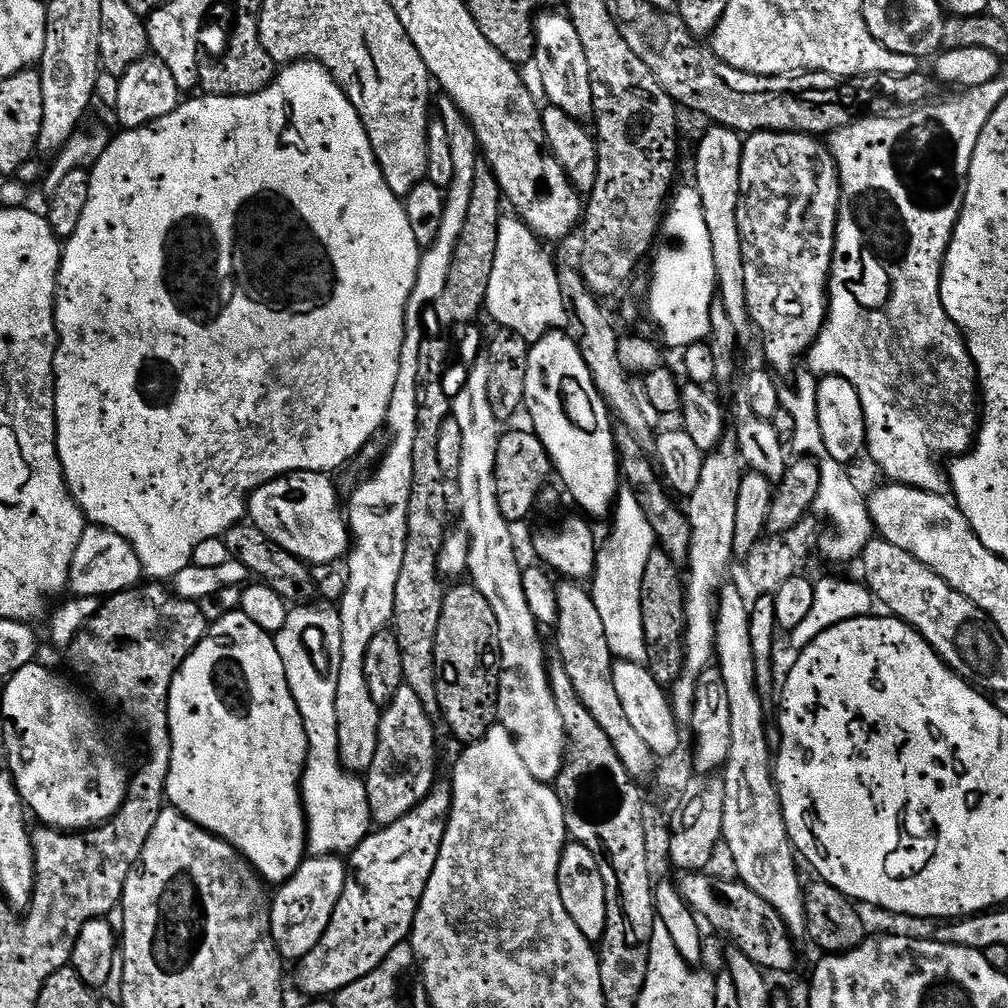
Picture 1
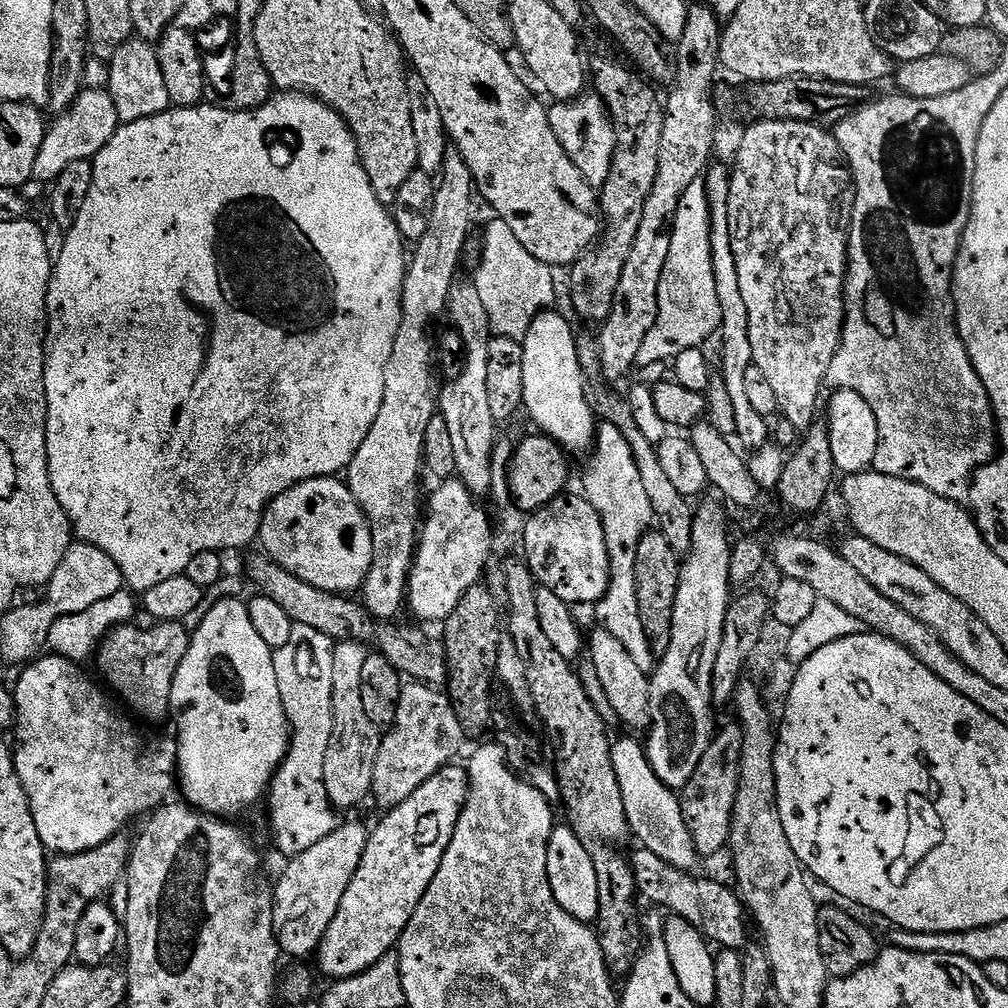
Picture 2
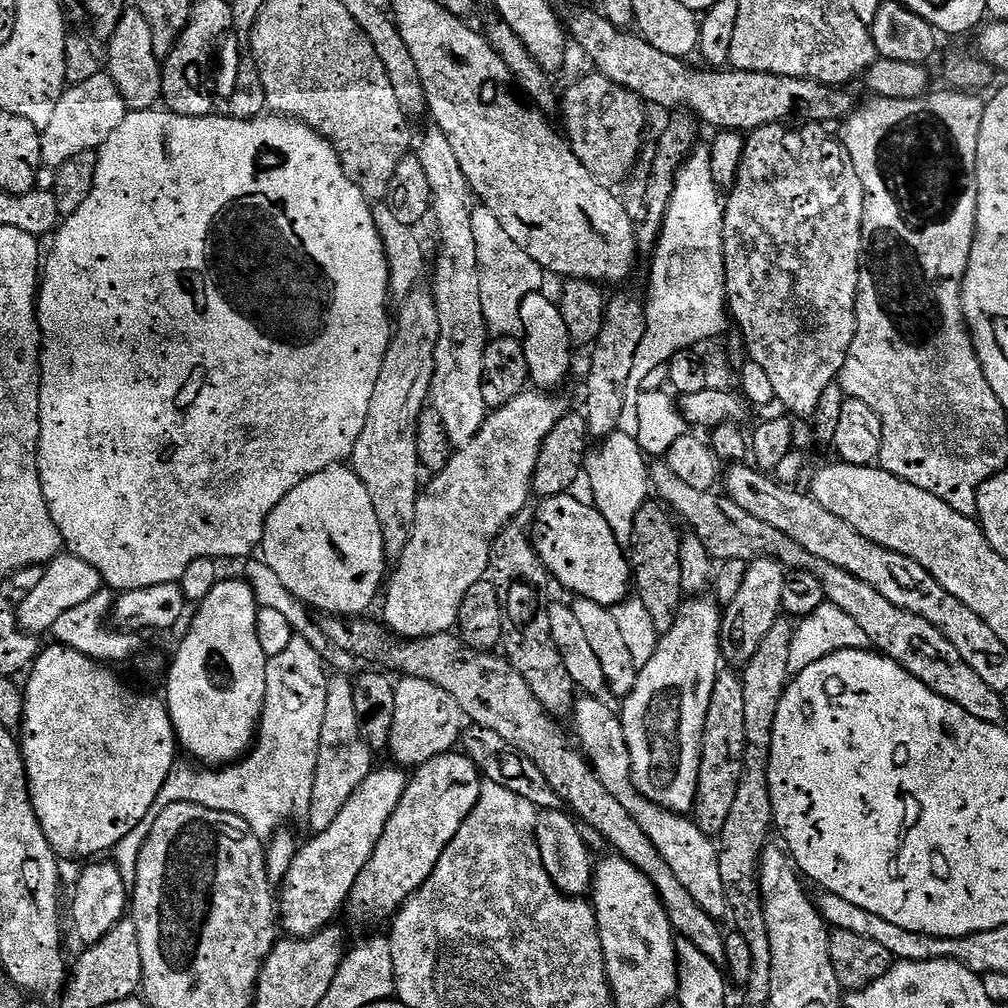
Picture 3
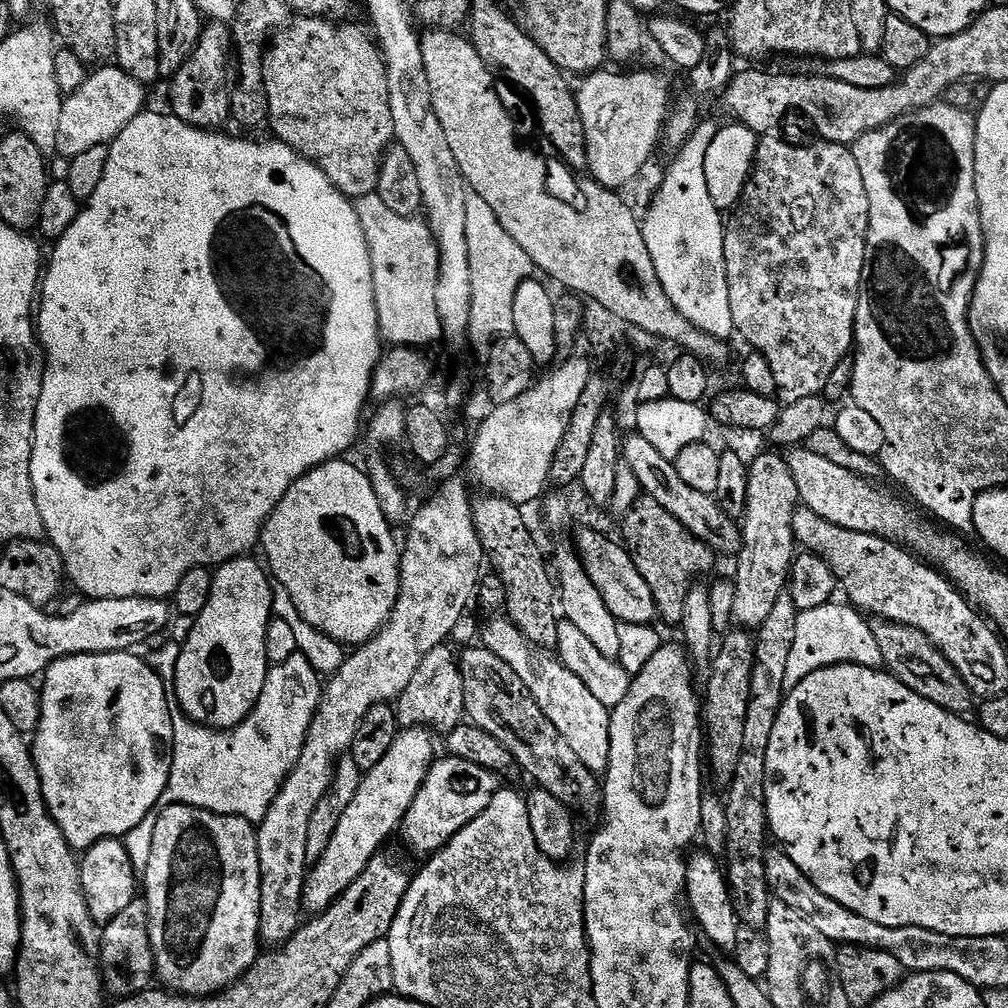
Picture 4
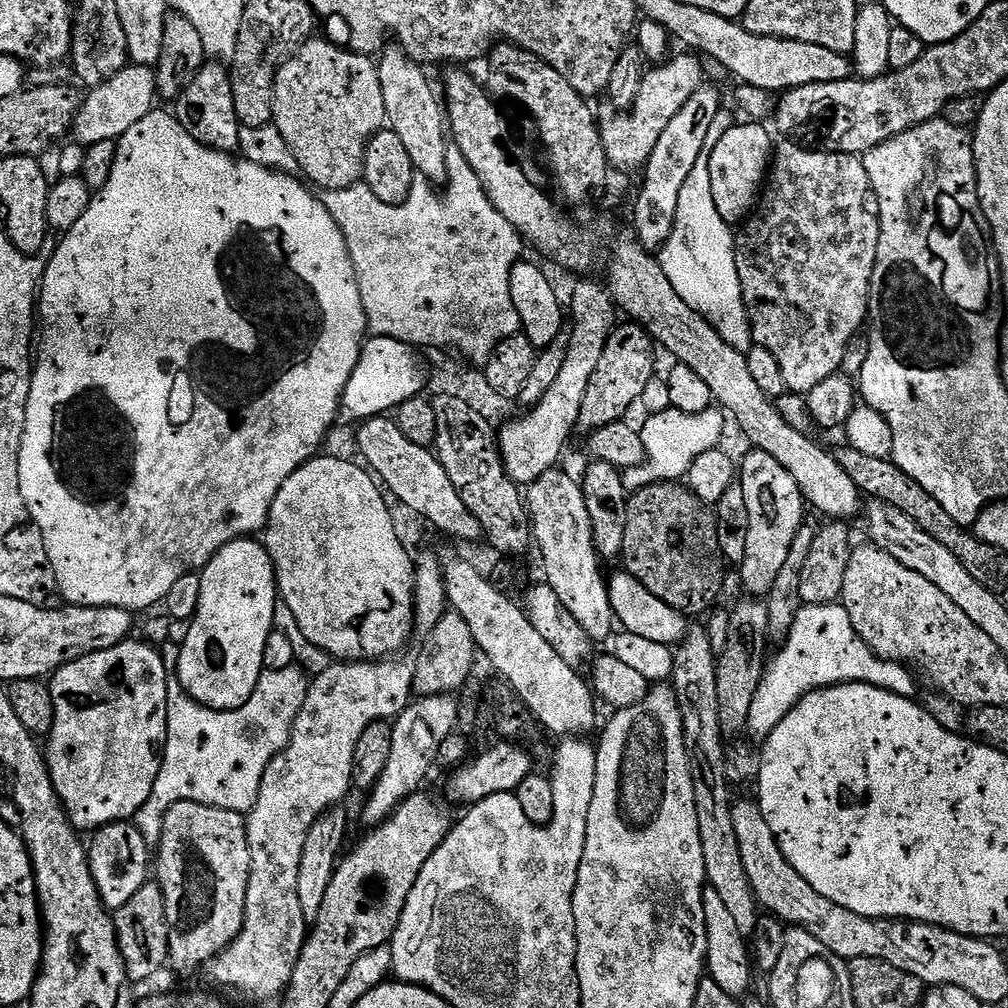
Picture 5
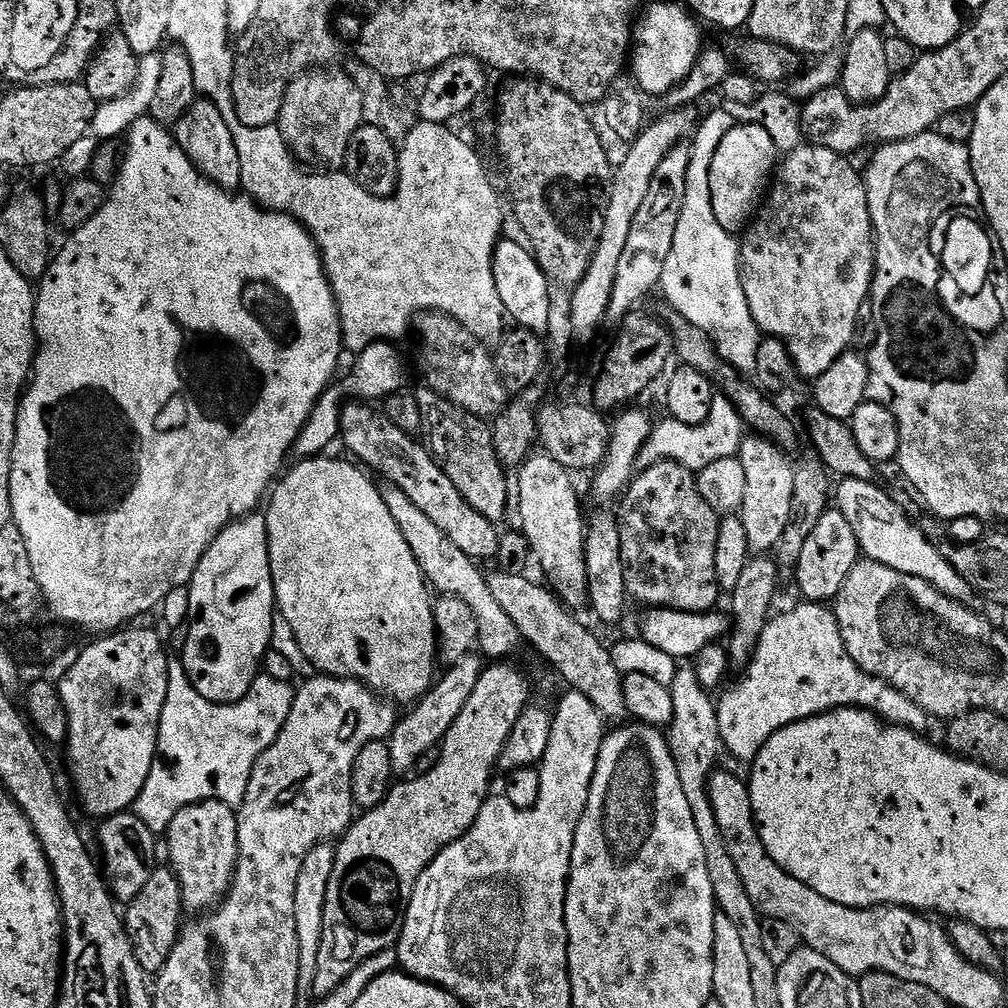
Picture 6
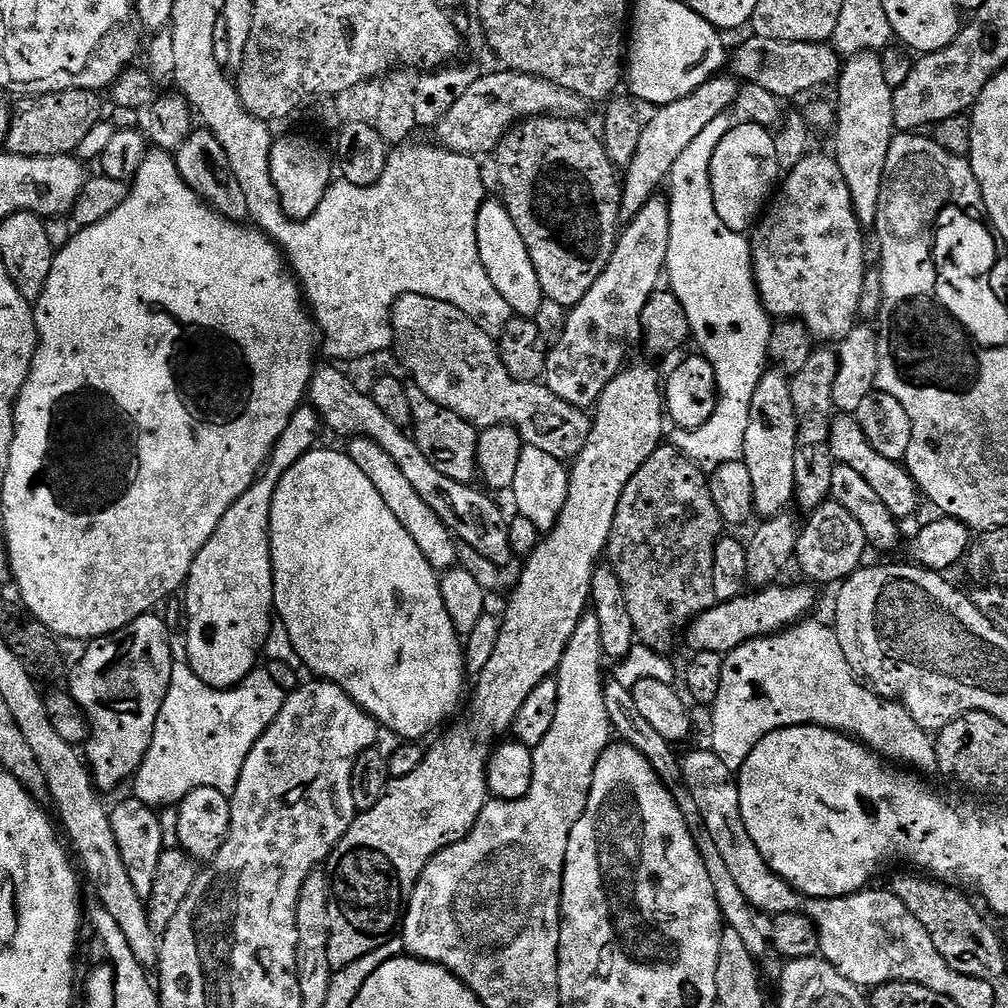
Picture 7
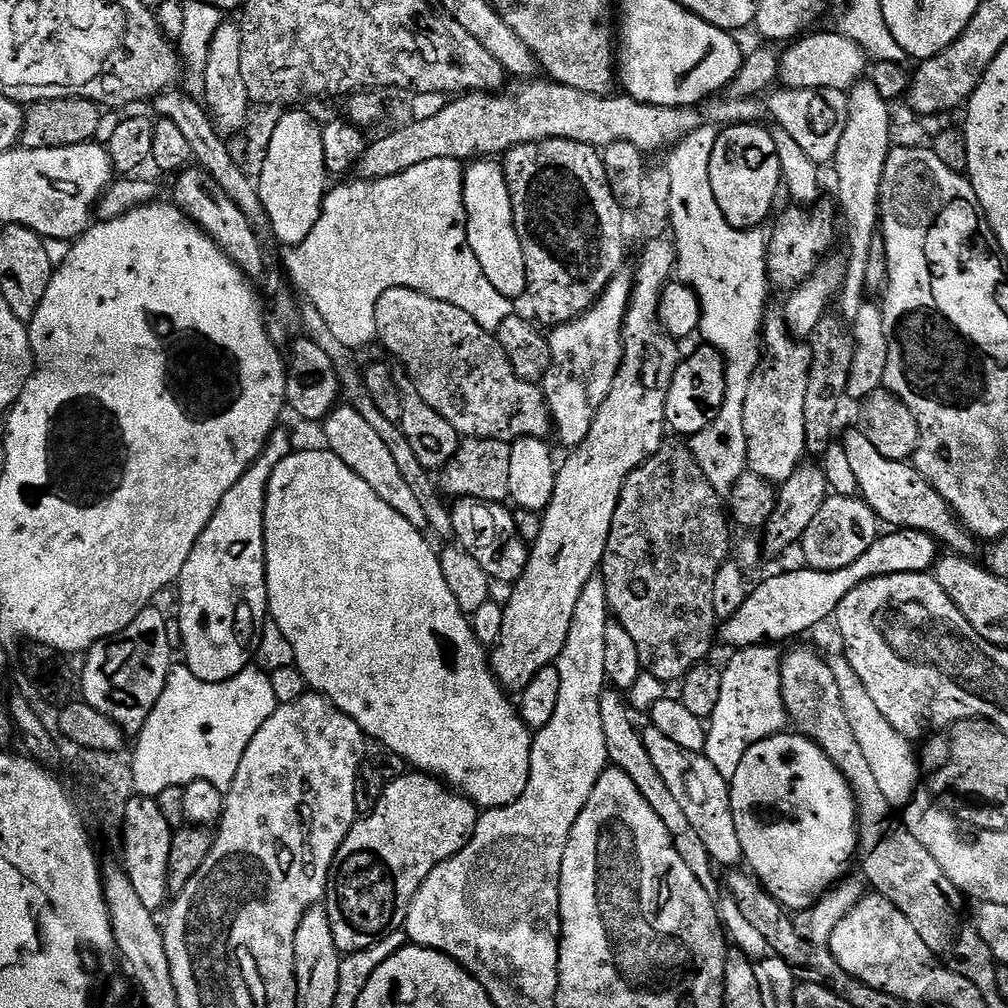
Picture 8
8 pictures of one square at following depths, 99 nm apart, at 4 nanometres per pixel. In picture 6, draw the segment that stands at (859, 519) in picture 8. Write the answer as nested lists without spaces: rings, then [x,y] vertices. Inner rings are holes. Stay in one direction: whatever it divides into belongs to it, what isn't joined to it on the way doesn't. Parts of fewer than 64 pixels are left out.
[[[829,510],[822,514],[818,526],[806,538],[806,547],[802,549],[802,558],[794,573],[794,581],[800,587],[800,592],[805,601],[814,604],[824,604],[835,601],[837,594],[842,590],[842,582],[850,578],[850,570],[861,559],[862,553],[858,546],[858,538],[846,522],[844,515],[839,510]]]

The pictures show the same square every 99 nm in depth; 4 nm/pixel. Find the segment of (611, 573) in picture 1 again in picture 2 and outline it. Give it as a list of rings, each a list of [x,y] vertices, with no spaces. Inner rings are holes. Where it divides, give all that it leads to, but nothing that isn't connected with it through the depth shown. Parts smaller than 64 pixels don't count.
[[[604,422],[597,427],[594,447],[588,458],[582,495],[600,516],[612,567],[610,586],[599,604],[595,605],[594,612],[600,619],[599,627],[614,634],[614,638],[618,638],[618,642],[626,646],[630,658],[634,658],[634,663],[643,672],[651,673],[658,663],[658,658],[650,650],[650,642],[646,642],[646,630],[642,630],[642,618],[638,615],[638,590],[634,578],[638,544],[654,524],[650,498],[642,487],[642,477],[638,474],[638,465],[634,462],[630,442],[626,442],[618,426]]]

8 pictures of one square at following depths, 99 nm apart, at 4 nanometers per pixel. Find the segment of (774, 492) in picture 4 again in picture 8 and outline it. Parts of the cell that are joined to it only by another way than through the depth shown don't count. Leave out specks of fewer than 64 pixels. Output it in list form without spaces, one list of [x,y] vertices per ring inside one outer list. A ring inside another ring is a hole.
[[[783,315],[765,319],[762,344],[766,351],[752,376],[744,407],[748,468],[769,484],[783,486],[806,456],[806,386],[812,349],[792,335]]]

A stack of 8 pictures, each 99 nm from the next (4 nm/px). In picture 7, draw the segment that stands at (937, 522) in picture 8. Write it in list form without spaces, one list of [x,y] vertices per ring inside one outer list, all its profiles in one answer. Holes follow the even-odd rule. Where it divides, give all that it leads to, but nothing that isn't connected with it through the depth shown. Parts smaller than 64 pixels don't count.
[[[838,414],[833,417],[829,444],[833,461],[848,466],[856,474],[861,474],[867,485],[878,494],[879,501],[890,510],[893,519],[902,520],[915,512],[920,491],[912,476],[905,467],[899,466],[897,461],[882,458],[874,450],[870,442],[866,441],[866,436],[853,415]]]

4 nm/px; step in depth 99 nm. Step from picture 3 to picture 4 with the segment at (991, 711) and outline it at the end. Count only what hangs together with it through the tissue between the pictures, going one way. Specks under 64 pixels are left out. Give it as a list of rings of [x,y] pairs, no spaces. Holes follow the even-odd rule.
[[[628,434],[622,440],[622,460],[626,467],[638,478],[640,491],[643,495],[654,498],[662,510],[674,514],[694,538],[701,540],[704,545],[712,549],[713,553],[732,552],[739,553],[742,547],[742,528],[735,519],[723,512],[722,506],[715,496],[707,496],[690,485],[678,475],[675,463],[671,459],[658,454],[658,451],[646,438],[639,434]],[[877,619],[872,624],[872,629],[874,638],[878,638],[878,647],[882,650],[884,668],[887,671],[897,676],[906,686],[910,686],[910,690],[922,694],[922,698],[934,702],[934,706],[942,706],[946,711],[956,715],[970,714],[968,712],[974,703],[970,686],[966,686],[962,674],[954,670],[954,666],[942,654],[942,650],[938,650],[938,646],[934,646],[934,642],[930,642],[930,638],[922,634],[922,630],[914,630],[905,624],[892,624],[882,619]]]

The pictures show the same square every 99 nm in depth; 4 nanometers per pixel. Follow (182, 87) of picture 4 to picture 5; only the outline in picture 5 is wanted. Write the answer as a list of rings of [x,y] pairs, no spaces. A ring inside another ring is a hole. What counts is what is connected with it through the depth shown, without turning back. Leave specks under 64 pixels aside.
[[[208,62],[198,70],[194,82],[174,101],[176,121],[202,146],[213,148],[216,152],[232,154],[240,147],[240,129],[238,114],[234,110],[234,90],[230,72],[223,63]]]

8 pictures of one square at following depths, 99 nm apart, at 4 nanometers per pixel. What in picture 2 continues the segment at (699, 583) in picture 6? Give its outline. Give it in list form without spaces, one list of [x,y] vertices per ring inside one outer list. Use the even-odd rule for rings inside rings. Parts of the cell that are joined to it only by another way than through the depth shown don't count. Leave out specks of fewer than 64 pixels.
[[[659,530],[648,531],[638,544],[638,558],[634,566],[638,615],[642,618],[642,630],[646,630],[646,642],[650,642],[650,650],[657,658],[664,656],[670,646],[670,634],[674,626],[674,598],[678,598],[681,563],[674,546],[666,542]]]

